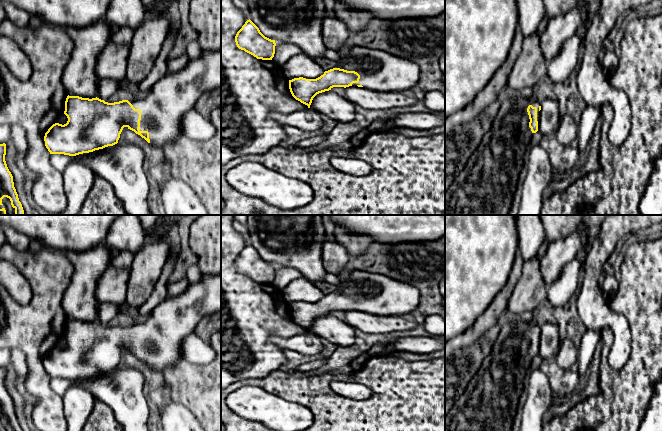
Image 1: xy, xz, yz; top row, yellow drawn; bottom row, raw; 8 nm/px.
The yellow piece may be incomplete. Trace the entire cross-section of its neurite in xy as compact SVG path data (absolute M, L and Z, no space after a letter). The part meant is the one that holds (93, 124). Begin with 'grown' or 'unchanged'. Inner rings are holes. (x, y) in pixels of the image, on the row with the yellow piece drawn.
grown; M202 50L199 58L190 60L187 66L181 71L165 74L142 96L108 103L97 97L89 99L68 95L65 101L64 111L68 121L64 125L55 123L48 129L44 136L45 146L50 154L76 156L89 153L117 144L123 128L127 127L151 145L163 149L166 145L174 143L183 137L181 128L181 119L183 116L190 110L195 109L196 102L203 94L208 90L217 88L221 88L221 50Z

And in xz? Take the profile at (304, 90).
grown; M350 46L340 56L338 68L325 71L316 79L289 80L292 96L310 108L313 98L333 87L358 86L379 92L415 90L419 64L379 49Z

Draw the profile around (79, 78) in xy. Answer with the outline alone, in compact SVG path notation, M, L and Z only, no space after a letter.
M107 19L83 28L64 28L73 41L71 57L61 77L69 96L97 97L98 83L101 81L96 76L97 58L112 42L114 29Z

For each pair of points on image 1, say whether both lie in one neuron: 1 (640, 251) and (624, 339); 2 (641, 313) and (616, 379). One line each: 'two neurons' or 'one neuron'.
1: two neurons
2: one neuron

